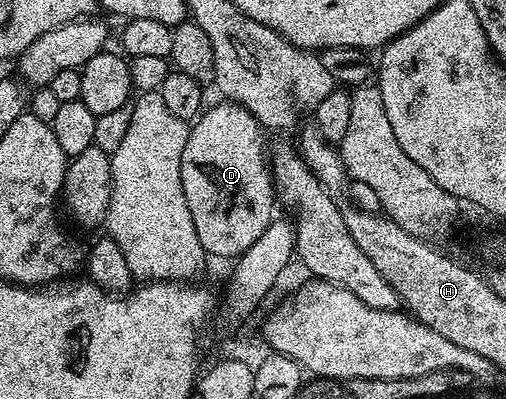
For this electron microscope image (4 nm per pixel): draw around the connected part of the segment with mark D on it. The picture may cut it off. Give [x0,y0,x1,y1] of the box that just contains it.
[180,105,275,258]

